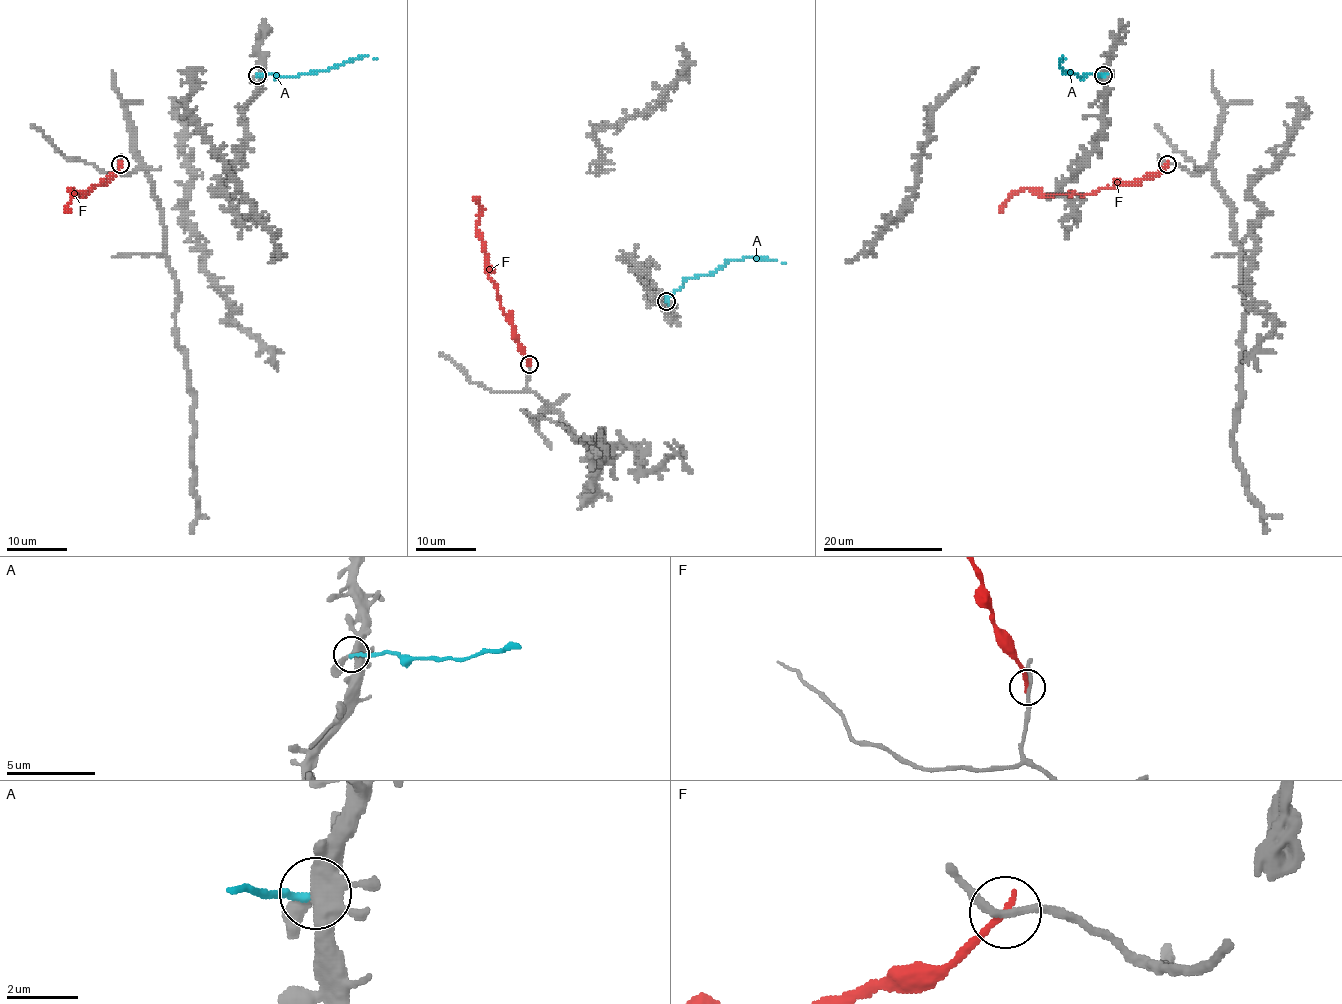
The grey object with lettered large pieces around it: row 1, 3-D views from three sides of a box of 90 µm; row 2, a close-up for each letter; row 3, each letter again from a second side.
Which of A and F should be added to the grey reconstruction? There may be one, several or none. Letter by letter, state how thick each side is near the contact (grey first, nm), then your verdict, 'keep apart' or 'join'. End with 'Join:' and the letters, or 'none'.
A: calibres 420 and 200 nm; keep apart
F: calibres 220 and 200 nm; keep apart
Join: none

